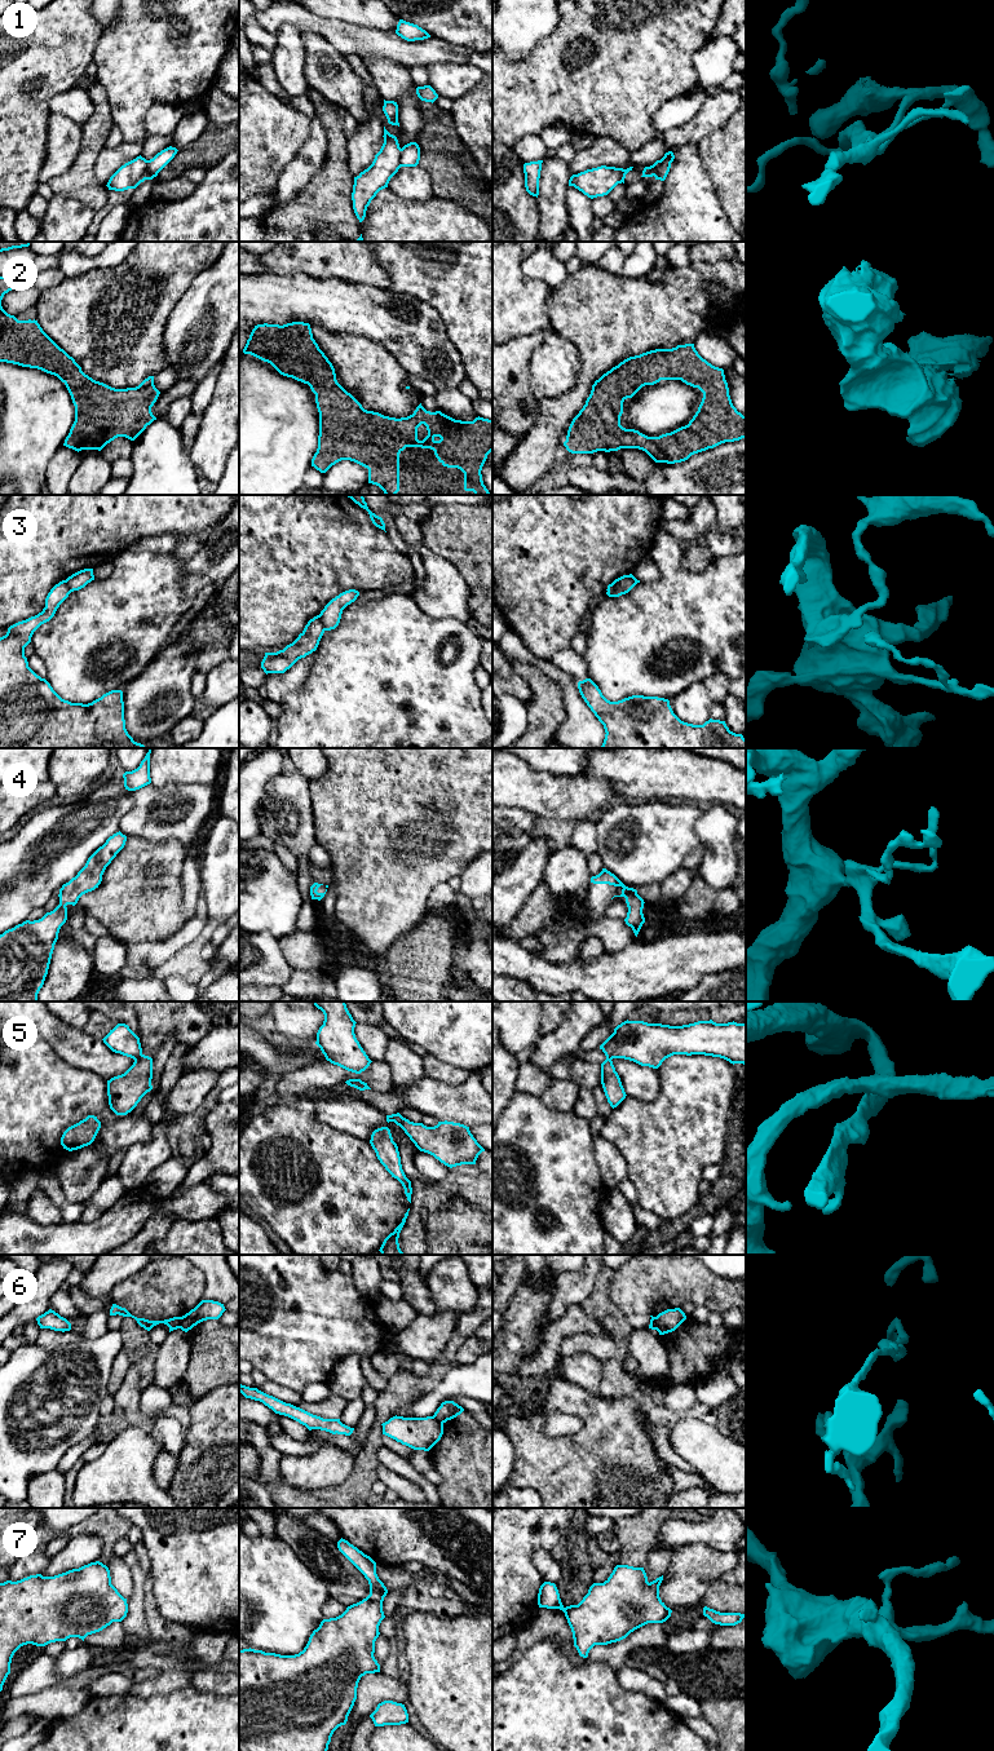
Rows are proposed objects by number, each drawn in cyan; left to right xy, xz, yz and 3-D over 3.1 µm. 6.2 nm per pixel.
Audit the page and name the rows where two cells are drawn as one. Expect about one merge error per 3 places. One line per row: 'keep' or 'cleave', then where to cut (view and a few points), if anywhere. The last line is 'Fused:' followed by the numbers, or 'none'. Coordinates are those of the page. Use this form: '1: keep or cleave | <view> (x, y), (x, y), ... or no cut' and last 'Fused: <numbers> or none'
1: cleave | xy (148, 160), (145, 178)
2: keep | no cut
3: cleave | yz (627, 575), (608, 591)
4: keep | no cut
5: cleave | xy (142, 1055), (135, 1060)
6: cleave | xy (184, 1316), (180, 1327)
7: keep | no cut
Fused: 1, 3, 5, 6

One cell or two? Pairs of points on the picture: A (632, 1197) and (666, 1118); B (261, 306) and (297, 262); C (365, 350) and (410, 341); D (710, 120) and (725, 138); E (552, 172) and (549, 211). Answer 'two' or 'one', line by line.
A: two
B: two
C: two
D: two
E: one

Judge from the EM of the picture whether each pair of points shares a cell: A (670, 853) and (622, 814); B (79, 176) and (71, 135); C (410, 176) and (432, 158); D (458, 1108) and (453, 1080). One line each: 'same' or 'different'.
A: same
B: different
C: different
D: different

